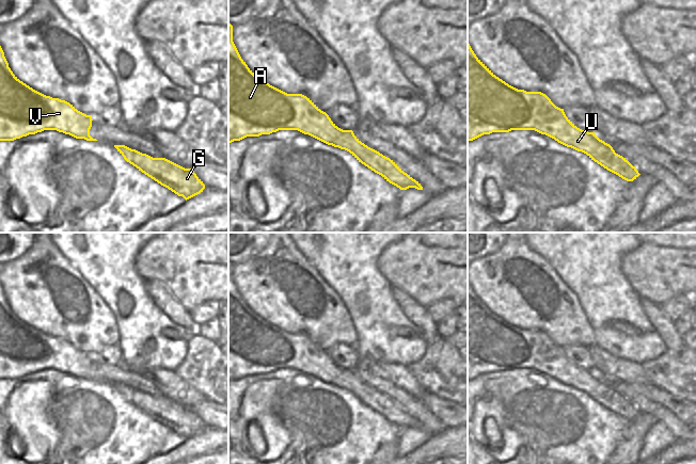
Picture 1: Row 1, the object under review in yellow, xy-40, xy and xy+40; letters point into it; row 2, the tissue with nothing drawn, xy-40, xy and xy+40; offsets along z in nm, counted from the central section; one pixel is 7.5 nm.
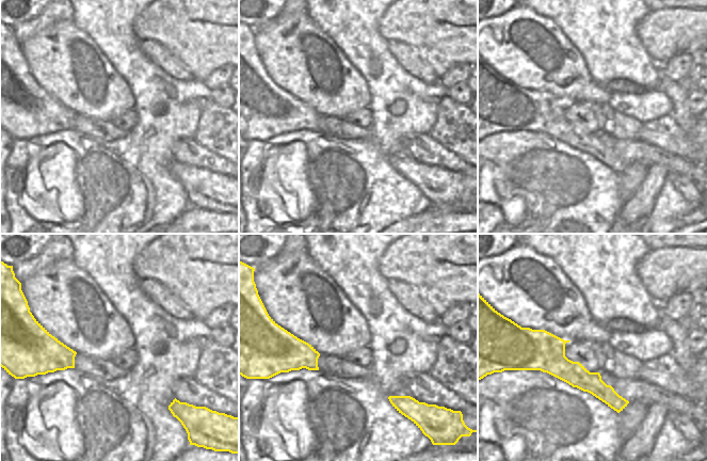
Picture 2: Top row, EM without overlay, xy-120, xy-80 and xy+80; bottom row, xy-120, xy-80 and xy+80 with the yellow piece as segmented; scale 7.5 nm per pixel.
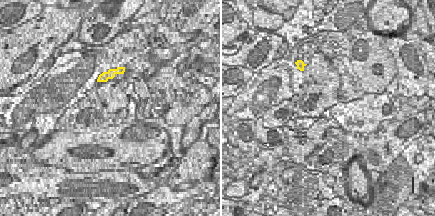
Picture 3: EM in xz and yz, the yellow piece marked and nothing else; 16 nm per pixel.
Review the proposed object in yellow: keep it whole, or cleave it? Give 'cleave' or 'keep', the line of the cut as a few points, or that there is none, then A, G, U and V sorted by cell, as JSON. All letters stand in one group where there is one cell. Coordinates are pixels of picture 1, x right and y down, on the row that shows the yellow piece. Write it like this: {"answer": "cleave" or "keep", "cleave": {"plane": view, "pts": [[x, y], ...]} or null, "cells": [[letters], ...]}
{"answer": "keep", "cleave": null, "cells": [["A", "G", "U", "V"]]}

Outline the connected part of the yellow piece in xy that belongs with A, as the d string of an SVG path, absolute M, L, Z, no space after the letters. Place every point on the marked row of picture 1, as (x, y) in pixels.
M228 23L228 143L279 130L298 130L345 149L400 190L423 190L418 181L362 143L352 130L338 128L310 98L287 94L257 77L241 59Z

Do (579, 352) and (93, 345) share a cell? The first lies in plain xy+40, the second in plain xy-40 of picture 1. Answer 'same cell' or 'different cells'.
different cells

